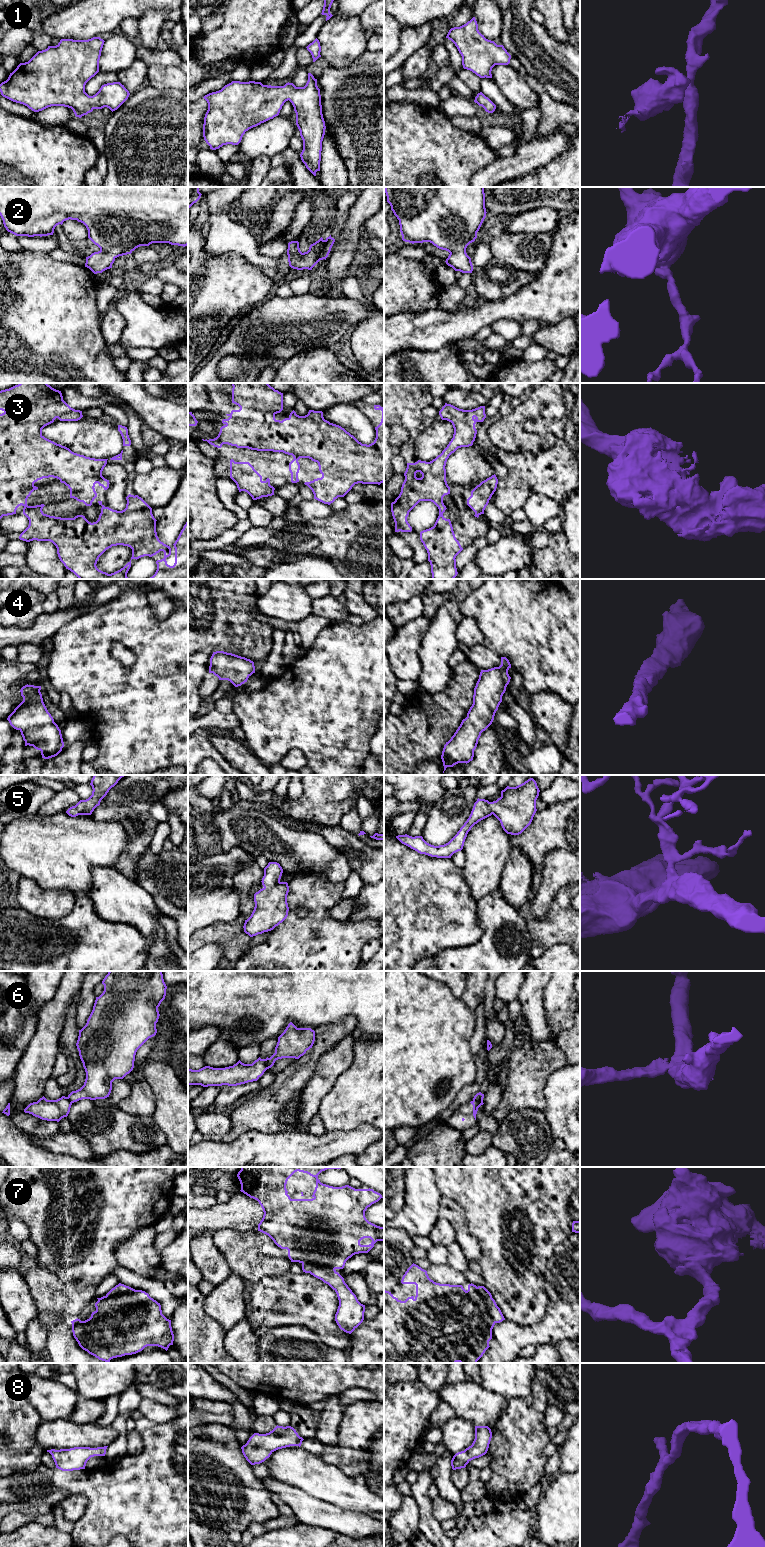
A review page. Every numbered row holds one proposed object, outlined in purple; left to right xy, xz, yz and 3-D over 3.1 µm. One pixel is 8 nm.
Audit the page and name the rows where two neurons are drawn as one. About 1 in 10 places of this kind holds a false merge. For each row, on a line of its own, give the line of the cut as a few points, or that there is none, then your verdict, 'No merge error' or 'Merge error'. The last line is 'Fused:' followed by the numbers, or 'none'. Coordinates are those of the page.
1: No split. No merge error
2: No split. No merge error
3: No split. No merge error
4: No split. No merge error
5: No split. No merge error
6: Split along xz (269, 1058), (266, 1068). Merge error
7: No split. No merge error
8: No split. No merge error
Fused: 6

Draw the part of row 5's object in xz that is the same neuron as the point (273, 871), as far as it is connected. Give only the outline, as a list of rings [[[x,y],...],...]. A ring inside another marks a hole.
[[[269,862],[264,868],[263,888],[254,894],[254,910],[243,926],[250,937],[273,930],[287,918],[289,886],[280,881],[282,873],[277,862]]]

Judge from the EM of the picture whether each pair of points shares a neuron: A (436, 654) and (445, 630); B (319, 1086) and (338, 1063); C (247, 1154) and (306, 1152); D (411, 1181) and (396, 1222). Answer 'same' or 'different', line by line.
A: same
B: same
C: same
D: same

